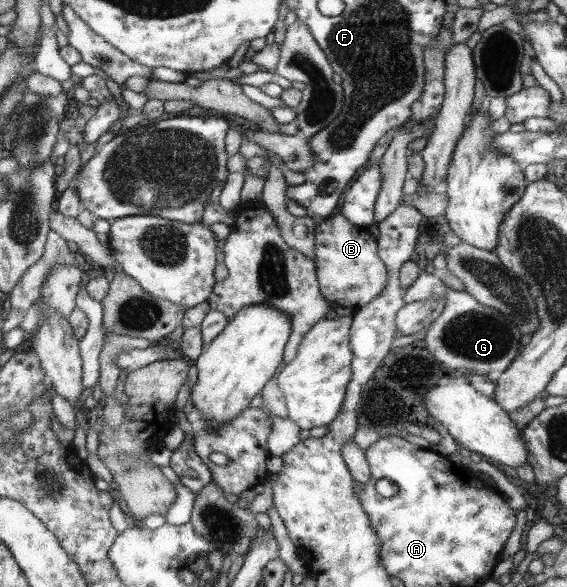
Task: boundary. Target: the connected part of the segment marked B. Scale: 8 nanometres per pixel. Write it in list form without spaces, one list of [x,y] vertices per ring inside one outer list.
[[[341,213],[316,221],[315,269],[318,270],[319,289],[323,297],[342,311],[360,309],[376,300],[387,287],[388,268],[378,255],[376,239],[368,227],[350,224]]]

